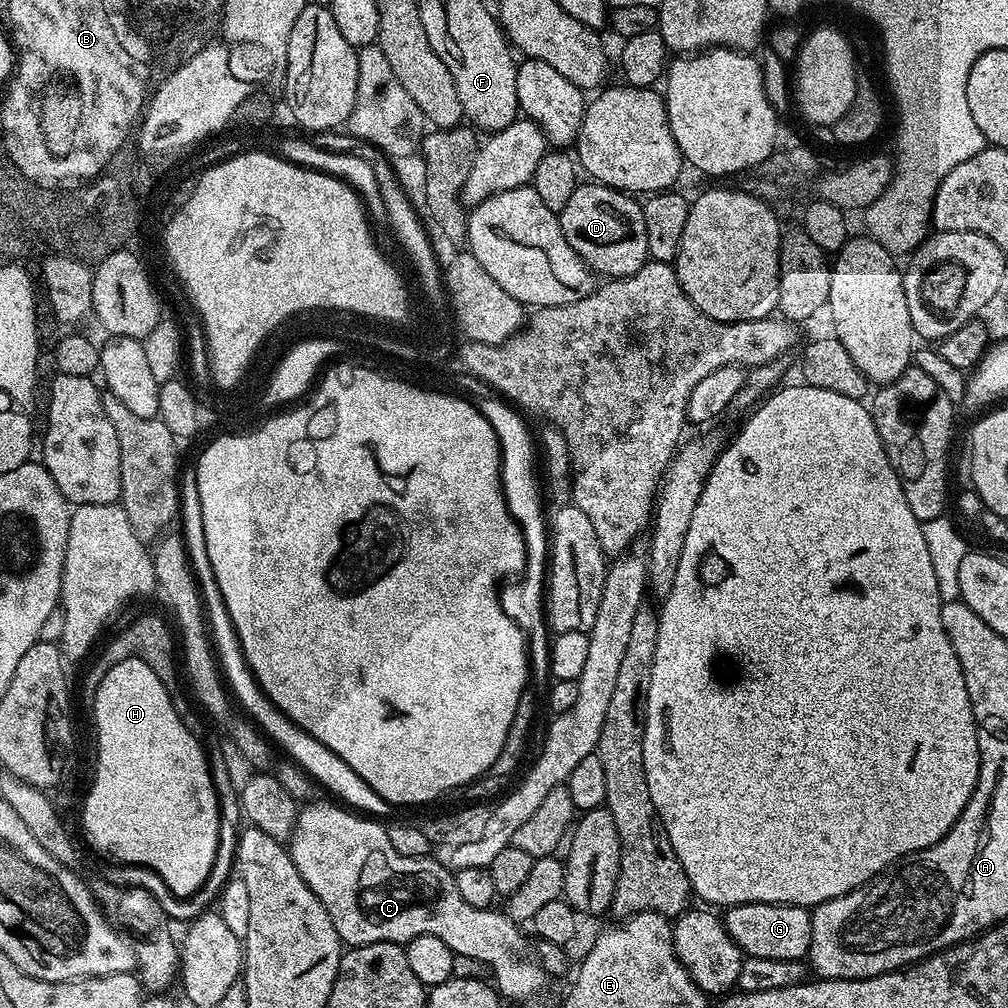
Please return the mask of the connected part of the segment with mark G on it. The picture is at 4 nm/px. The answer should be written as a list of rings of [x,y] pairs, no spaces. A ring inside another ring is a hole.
[[[733,904],[722,919],[744,956],[804,960],[810,950],[811,911],[796,904]]]

